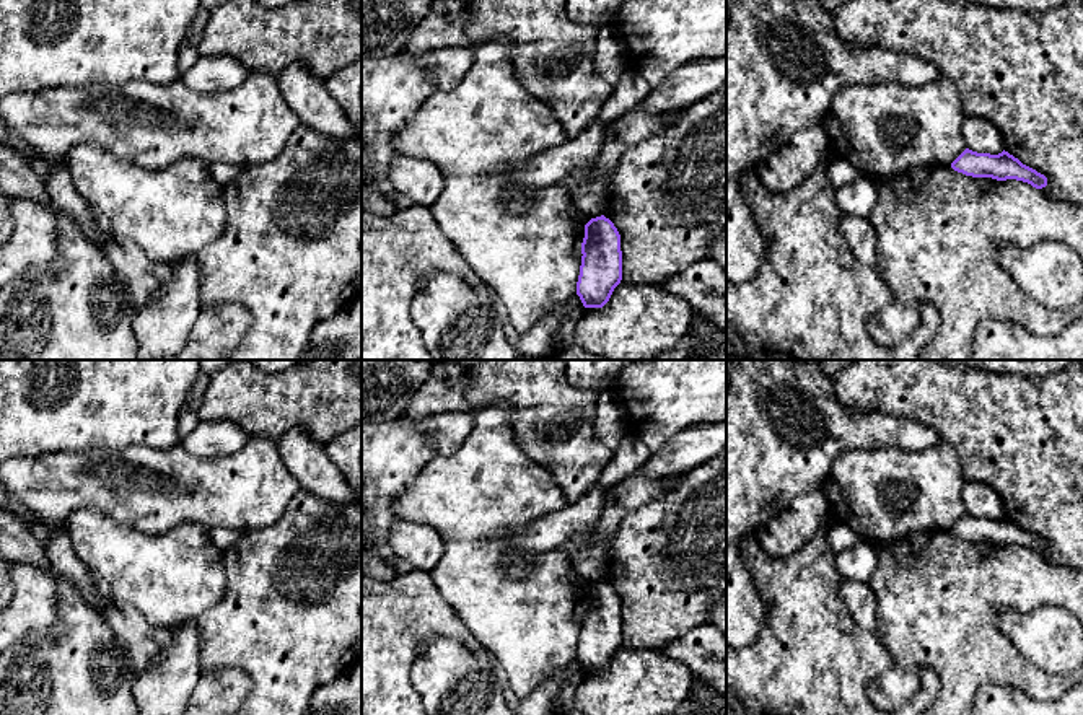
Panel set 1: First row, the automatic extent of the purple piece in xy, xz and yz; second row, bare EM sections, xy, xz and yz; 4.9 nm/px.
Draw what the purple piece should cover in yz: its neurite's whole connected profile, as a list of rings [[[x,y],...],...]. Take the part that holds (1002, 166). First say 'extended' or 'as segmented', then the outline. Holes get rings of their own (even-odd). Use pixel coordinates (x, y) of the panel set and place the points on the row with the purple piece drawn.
extended; [[[966,117],[962,135],[967,148],[951,163],[958,173],[997,181],[1016,179],[1036,189],[1047,186],[1047,178],[1023,164],[1003,148],[998,127],[984,117]]]

